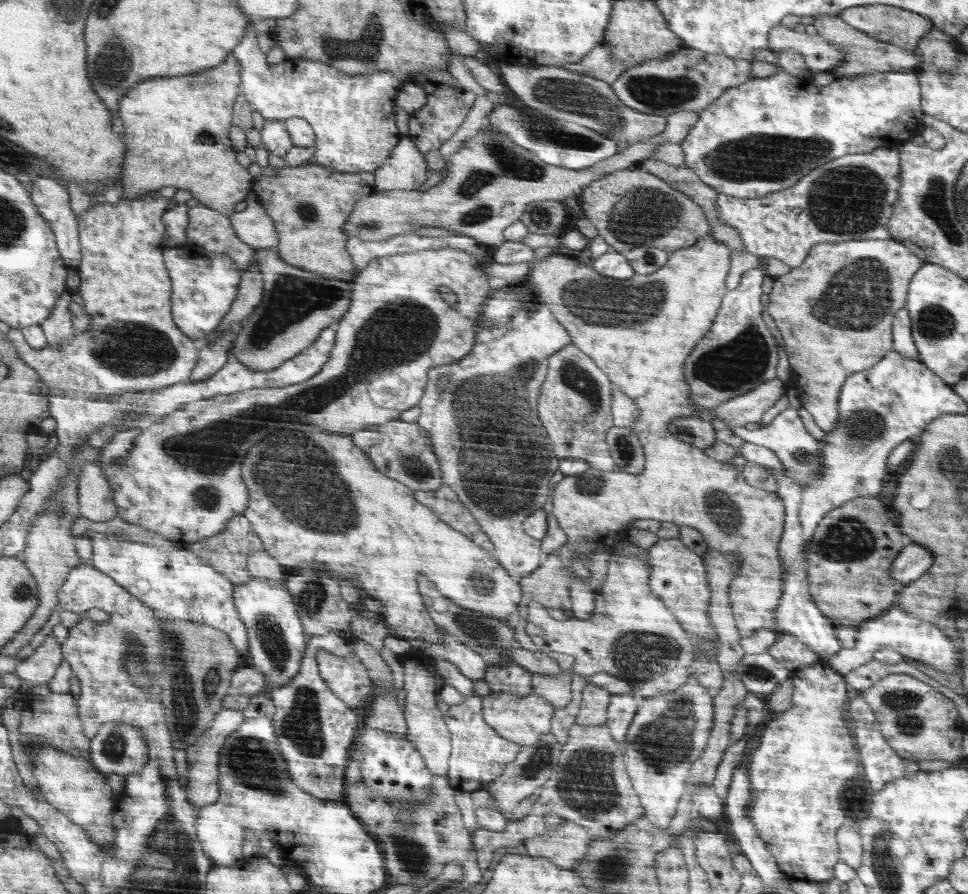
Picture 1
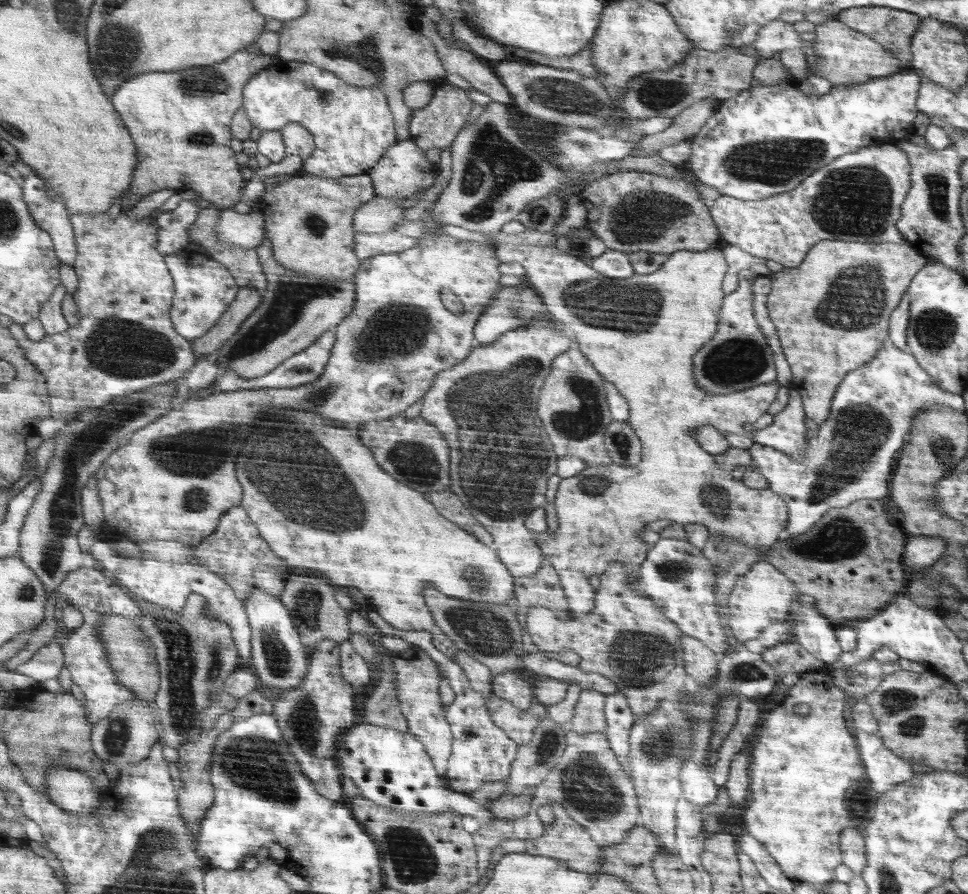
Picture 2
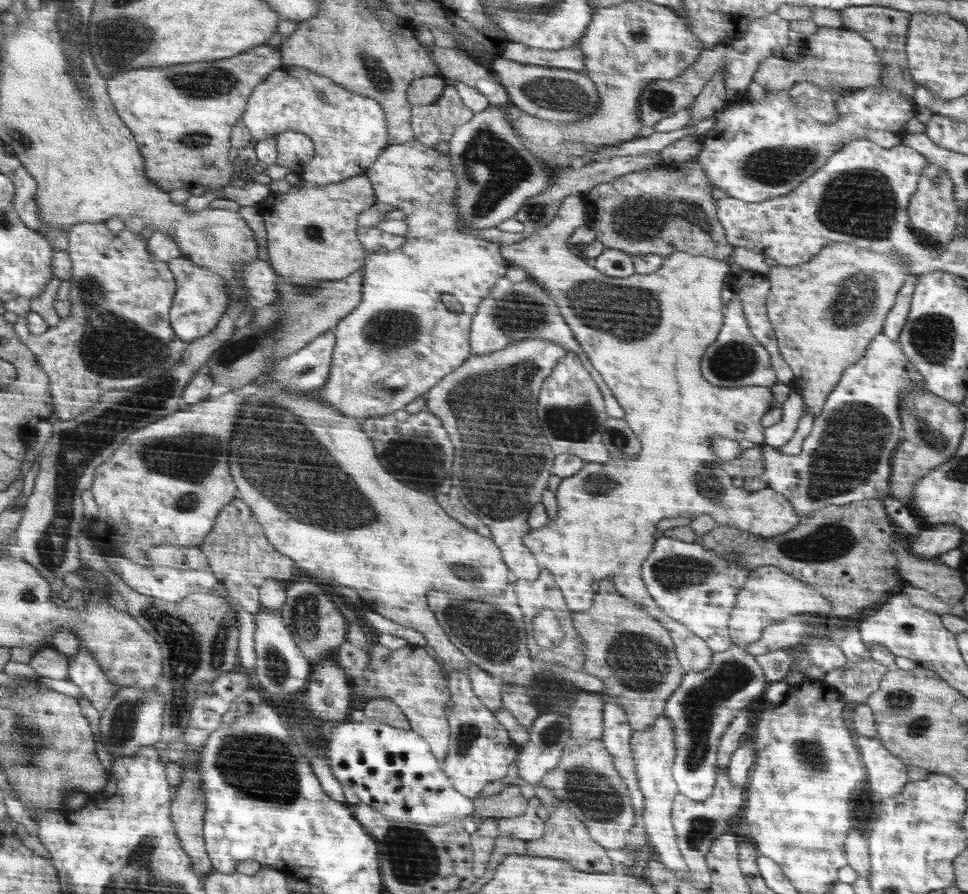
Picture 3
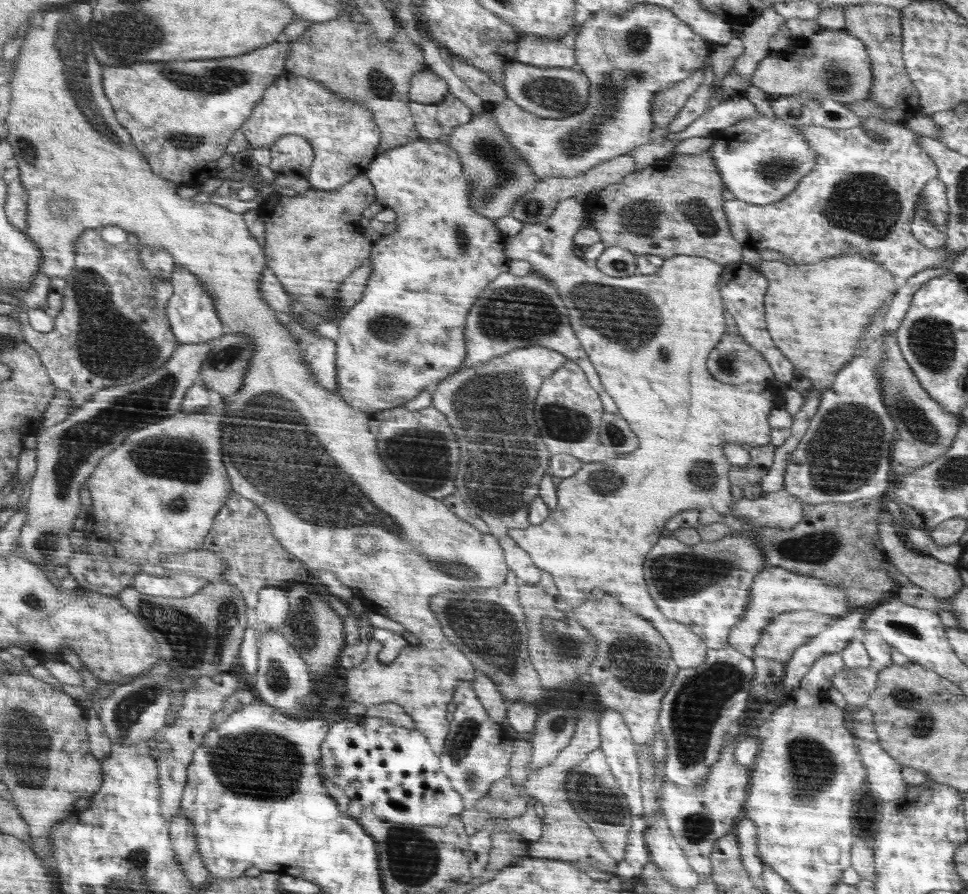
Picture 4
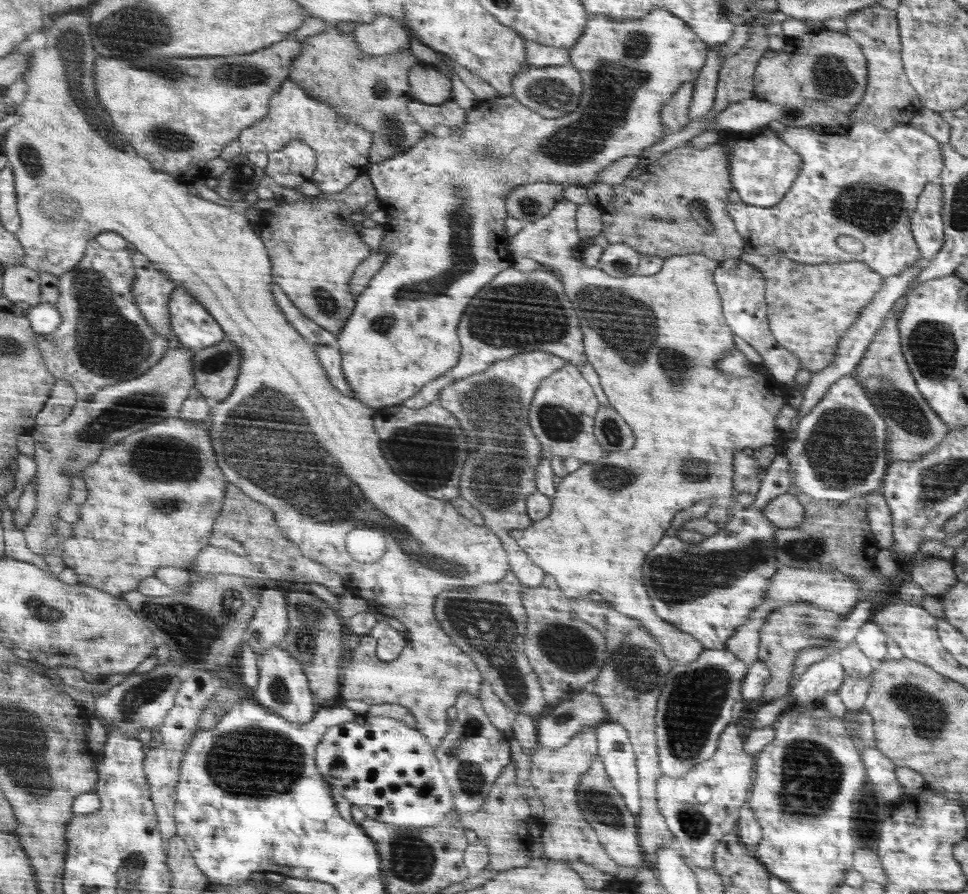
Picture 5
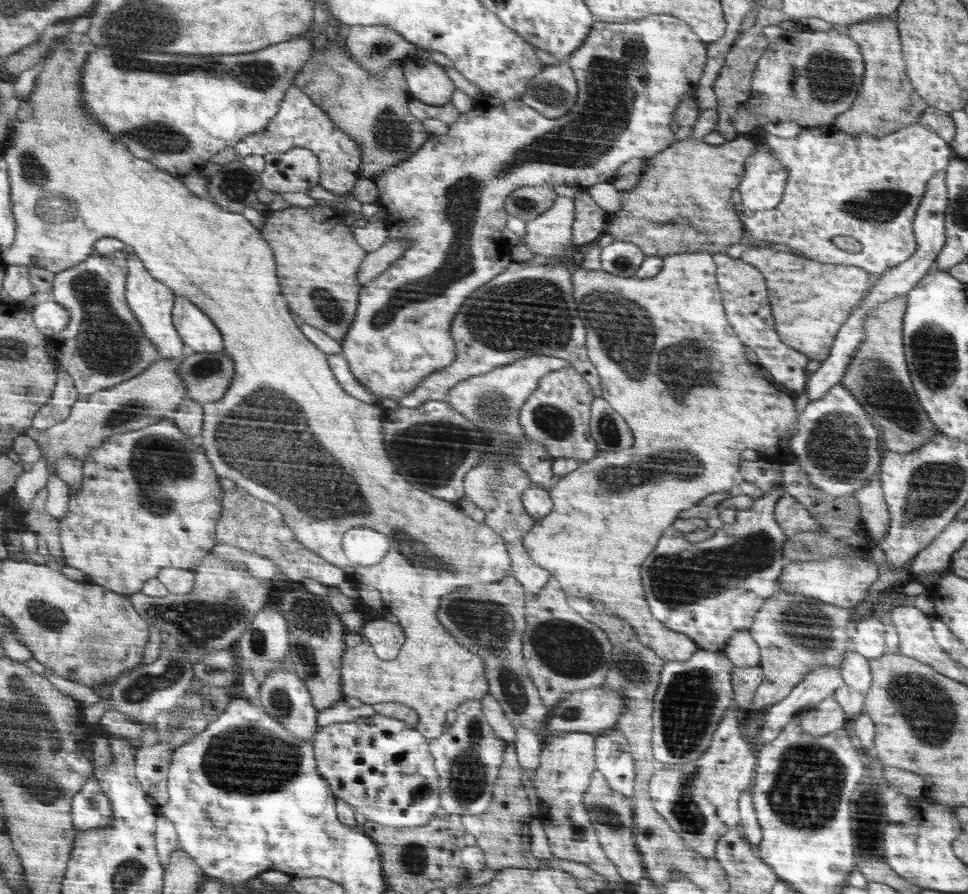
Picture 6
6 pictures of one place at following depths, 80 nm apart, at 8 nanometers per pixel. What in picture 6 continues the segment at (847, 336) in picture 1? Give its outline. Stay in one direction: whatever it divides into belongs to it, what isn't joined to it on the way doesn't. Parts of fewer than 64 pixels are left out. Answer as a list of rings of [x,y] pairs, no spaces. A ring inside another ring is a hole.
[[[759,246],[748,247],[739,258],[762,273],[782,342],[806,354],[810,361],[824,363],[829,359],[840,326],[850,316],[852,308],[871,290],[869,273],[857,266],[822,263]]]

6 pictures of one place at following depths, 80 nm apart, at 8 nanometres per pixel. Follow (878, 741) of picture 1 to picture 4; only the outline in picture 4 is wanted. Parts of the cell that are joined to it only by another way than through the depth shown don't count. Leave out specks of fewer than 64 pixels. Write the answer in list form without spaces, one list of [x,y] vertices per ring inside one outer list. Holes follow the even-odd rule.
[[[858,738],[862,760],[868,769],[868,789],[879,802],[900,798],[908,785],[903,779],[903,767],[880,748],[880,743]]]

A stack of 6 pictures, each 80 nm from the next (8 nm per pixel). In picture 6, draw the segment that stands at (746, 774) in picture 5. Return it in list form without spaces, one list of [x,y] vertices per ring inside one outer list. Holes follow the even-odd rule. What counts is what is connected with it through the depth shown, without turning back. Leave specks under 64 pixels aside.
[[[733,707],[727,711],[727,718],[722,719],[721,723],[718,724],[709,750],[700,759],[689,761],[674,768],[658,766],[649,782],[649,793],[653,799],[653,807],[661,813],[668,825],[681,834],[682,838],[685,838],[690,849],[697,850],[698,854],[702,854],[702,857],[706,858],[716,856],[717,844],[721,837],[725,836],[730,828],[734,828],[738,822],[741,822],[741,816],[738,816],[738,800],[741,800],[741,795],[750,789],[754,768],[757,768],[757,756],[748,754],[748,752],[752,752],[750,744],[738,734],[738,720],[728,718],[732,711]]]

